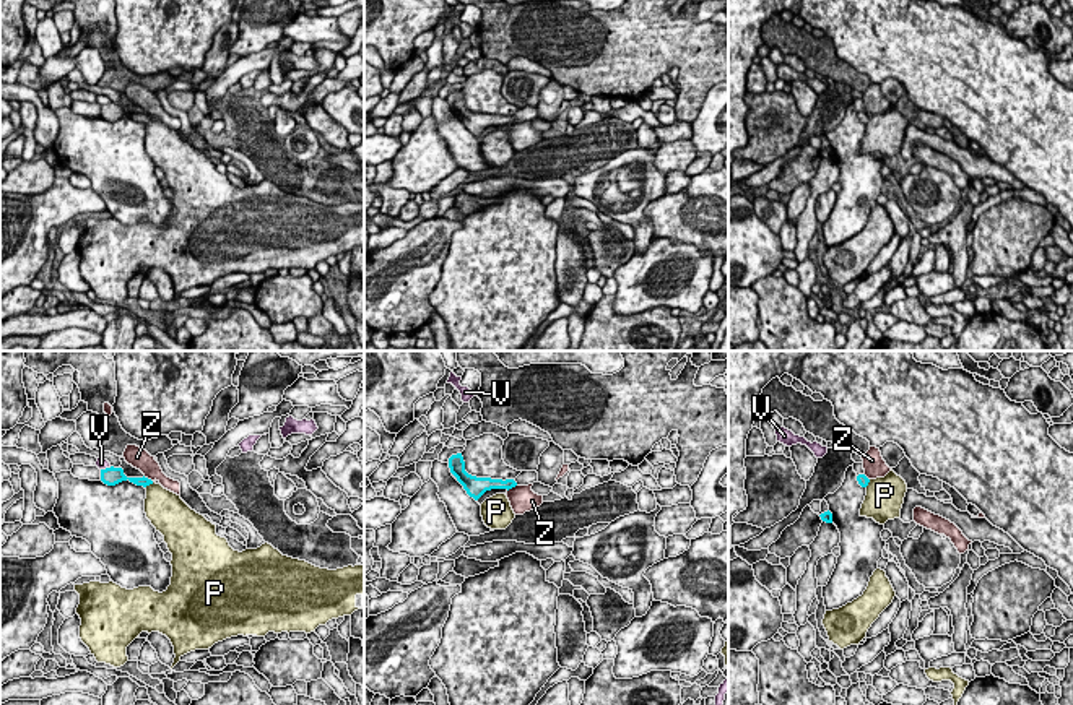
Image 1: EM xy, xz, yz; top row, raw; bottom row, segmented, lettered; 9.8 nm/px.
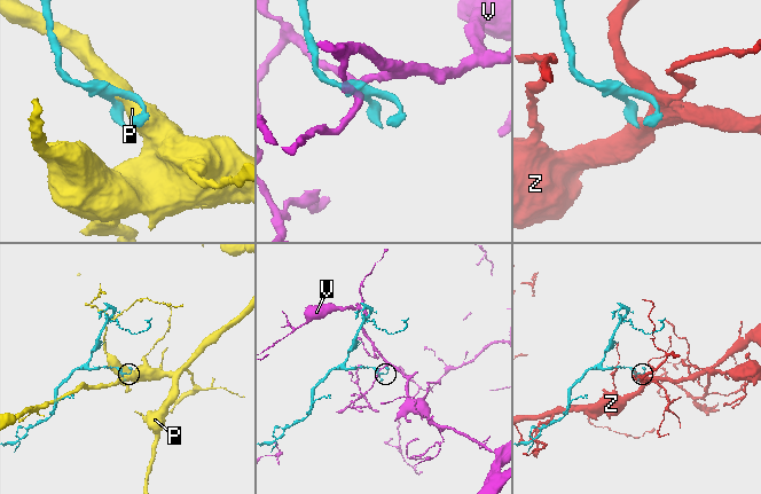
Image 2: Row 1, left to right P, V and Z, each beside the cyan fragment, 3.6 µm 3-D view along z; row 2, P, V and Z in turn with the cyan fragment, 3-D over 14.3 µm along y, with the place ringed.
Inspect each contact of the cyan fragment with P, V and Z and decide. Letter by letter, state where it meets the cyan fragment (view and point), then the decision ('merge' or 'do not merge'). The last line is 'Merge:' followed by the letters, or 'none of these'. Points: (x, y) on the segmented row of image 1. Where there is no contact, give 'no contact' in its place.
P: meets cyan in xy at (148, 484); do not merge
V: meets cyan in xy at (106, 468); do not merge
Z: meets cyan in xz at (511, 488); do not merge
Merge: none of these

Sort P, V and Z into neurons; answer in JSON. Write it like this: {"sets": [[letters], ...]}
{"sets": [["P"], ["V"], ["Z"]]}

